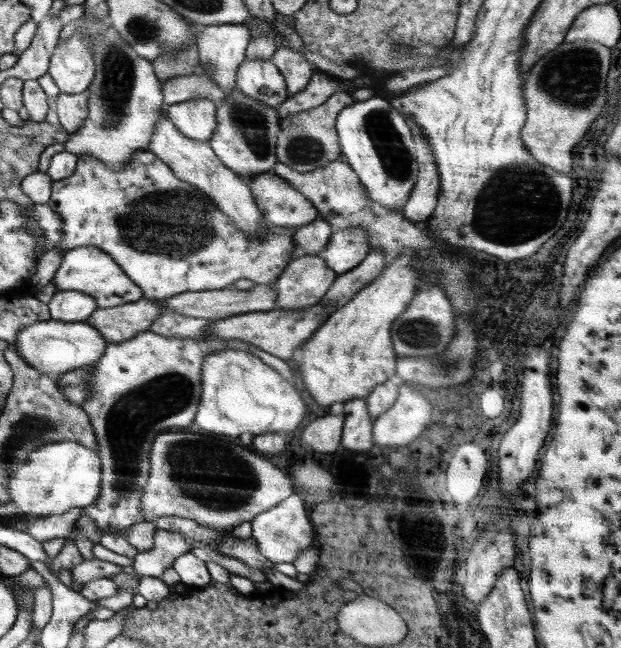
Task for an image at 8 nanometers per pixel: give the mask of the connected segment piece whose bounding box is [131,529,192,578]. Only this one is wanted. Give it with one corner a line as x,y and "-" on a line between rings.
158,529
153,536
153,545
145,552
138,552
133,558
135,577
159,577
173,566
174,561
186,554
192,547
183,532

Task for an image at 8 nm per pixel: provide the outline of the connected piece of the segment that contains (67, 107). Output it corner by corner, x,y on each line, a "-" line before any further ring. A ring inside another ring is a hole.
89,90
78,94
60,94
52,101
53,109
59,119
61,128
72,133
81,128
89,113

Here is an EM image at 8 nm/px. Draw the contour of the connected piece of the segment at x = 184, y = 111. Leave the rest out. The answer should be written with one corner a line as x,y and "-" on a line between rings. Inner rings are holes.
190,99
172,104
166,113
180,134
196,142
208,143
218,124
216,109
210,99

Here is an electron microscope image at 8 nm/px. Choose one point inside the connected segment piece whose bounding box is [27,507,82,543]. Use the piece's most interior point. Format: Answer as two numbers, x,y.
43,528

